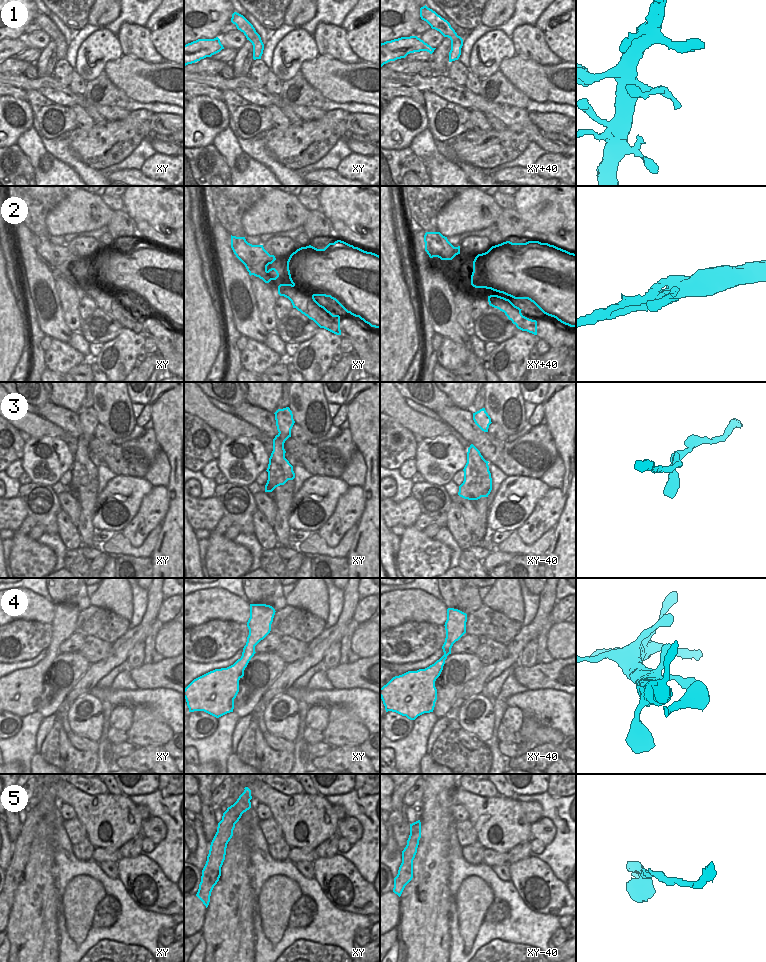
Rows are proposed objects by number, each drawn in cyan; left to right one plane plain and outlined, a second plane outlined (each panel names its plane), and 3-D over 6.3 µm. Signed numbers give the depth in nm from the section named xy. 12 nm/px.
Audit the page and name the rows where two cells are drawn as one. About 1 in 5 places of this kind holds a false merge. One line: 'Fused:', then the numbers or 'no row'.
Fused: no row

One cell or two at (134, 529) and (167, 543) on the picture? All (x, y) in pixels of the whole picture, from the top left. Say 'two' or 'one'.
two

